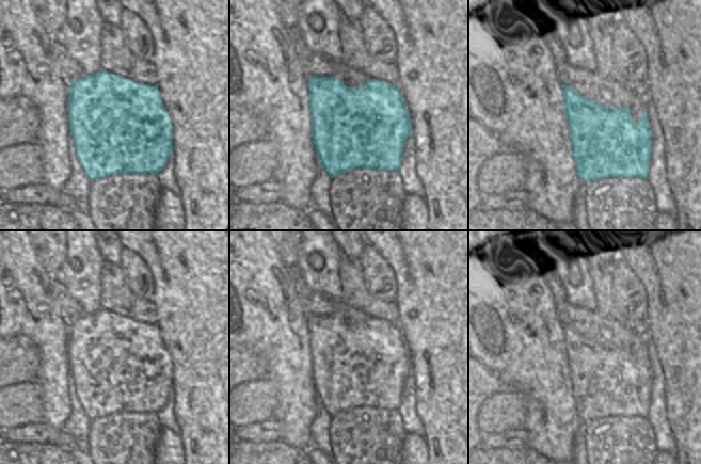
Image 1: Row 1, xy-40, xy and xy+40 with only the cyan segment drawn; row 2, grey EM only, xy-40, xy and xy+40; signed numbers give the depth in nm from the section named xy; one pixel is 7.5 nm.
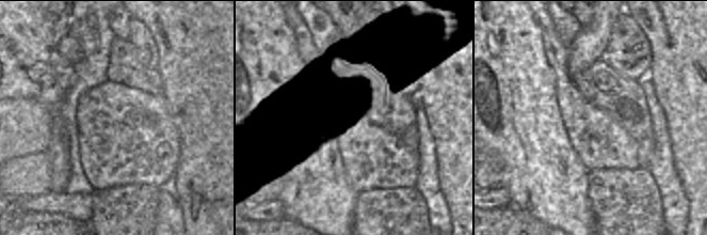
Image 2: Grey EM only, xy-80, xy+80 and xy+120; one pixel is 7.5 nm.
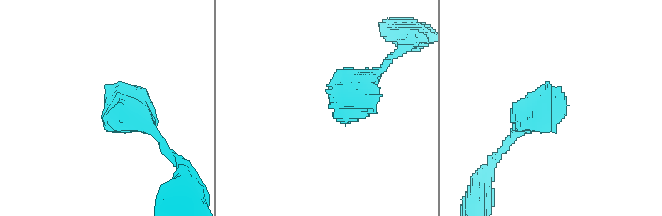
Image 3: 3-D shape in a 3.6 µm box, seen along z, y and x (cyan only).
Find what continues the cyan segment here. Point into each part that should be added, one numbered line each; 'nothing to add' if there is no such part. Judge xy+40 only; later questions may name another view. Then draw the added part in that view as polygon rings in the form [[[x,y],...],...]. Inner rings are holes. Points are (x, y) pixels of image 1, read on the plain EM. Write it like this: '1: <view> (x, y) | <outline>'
1: xy+40 (553, 323) | [[[542,297],[542,308],[546,317],[546,327],[548,330],[548,334],[553,338],[553,342],[556,343],[560,350],[562,350],[564,347],[563,330],[553,300],[547,297]]]

